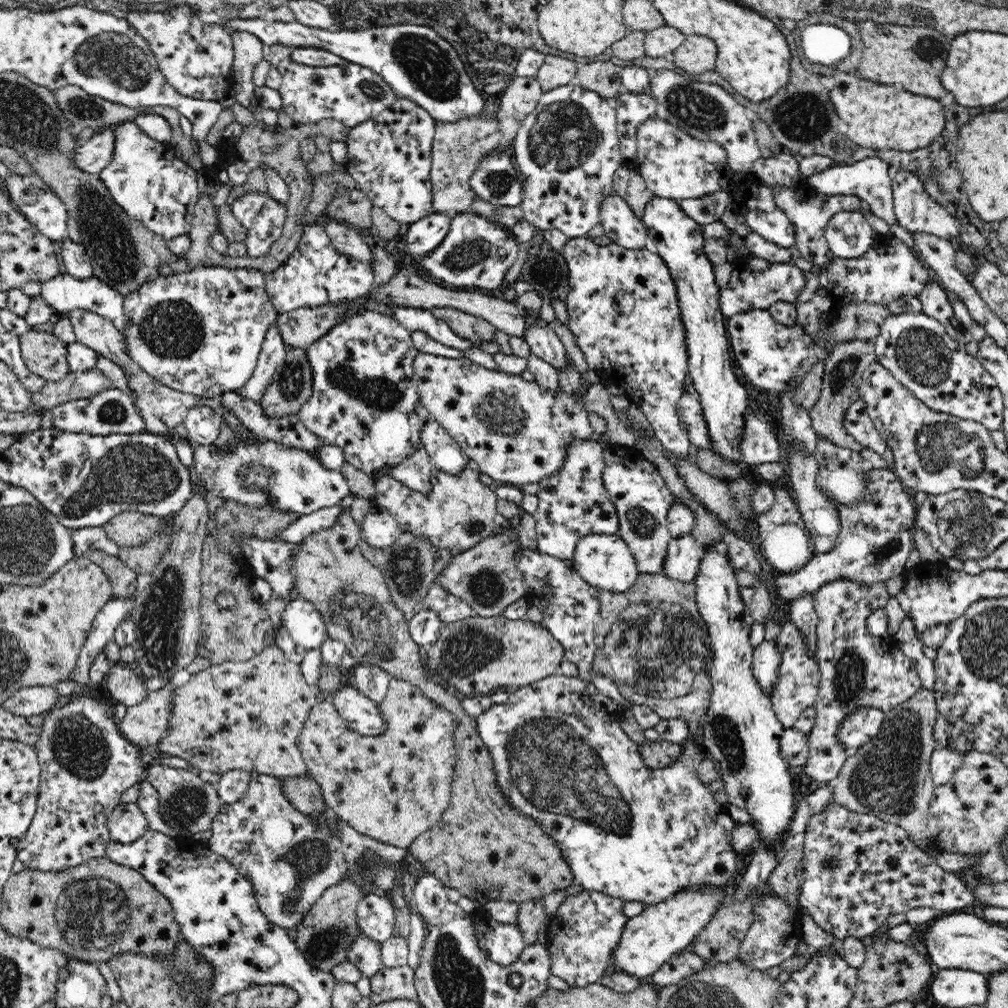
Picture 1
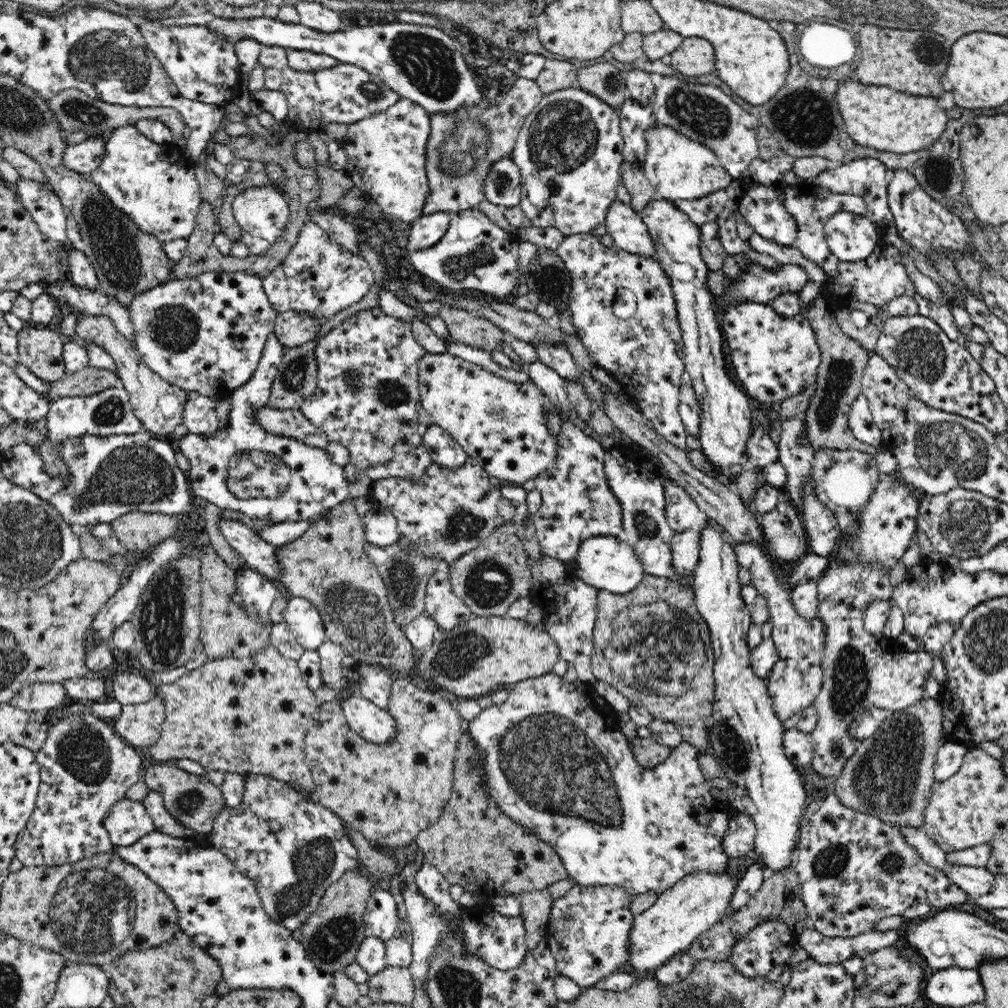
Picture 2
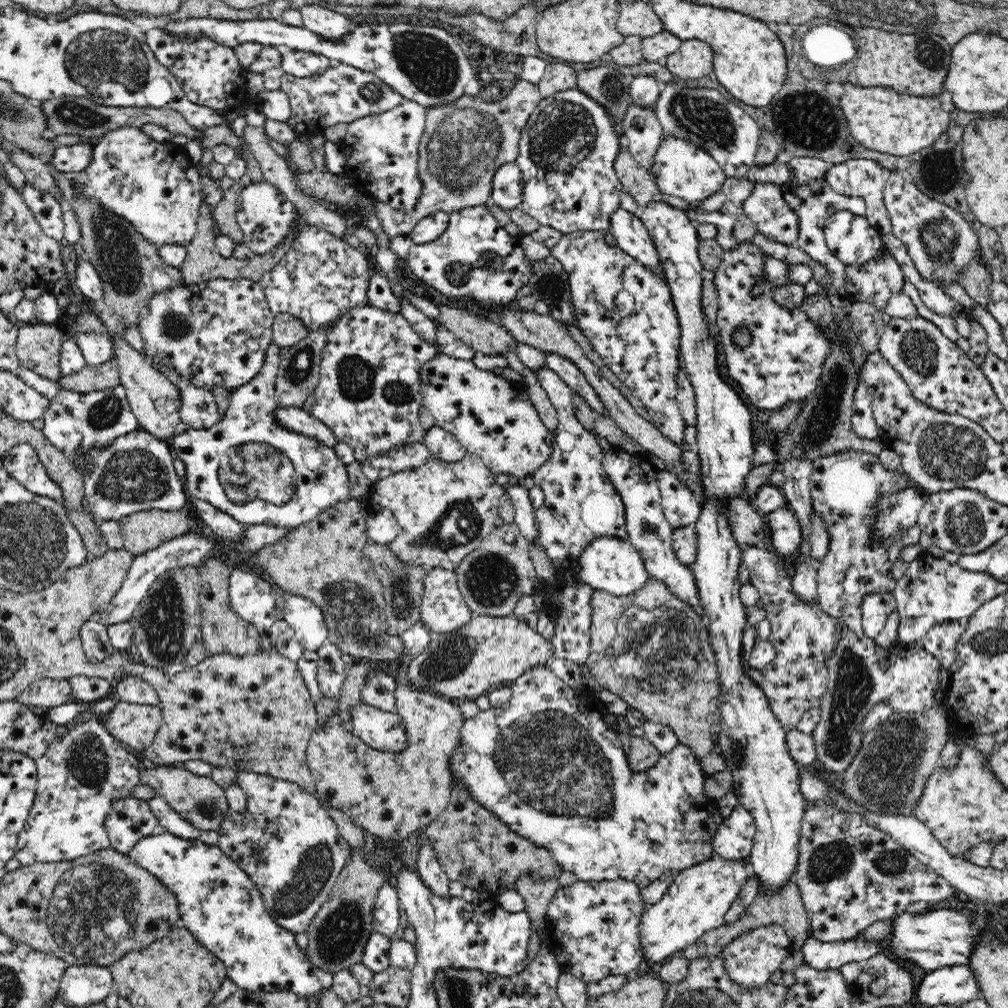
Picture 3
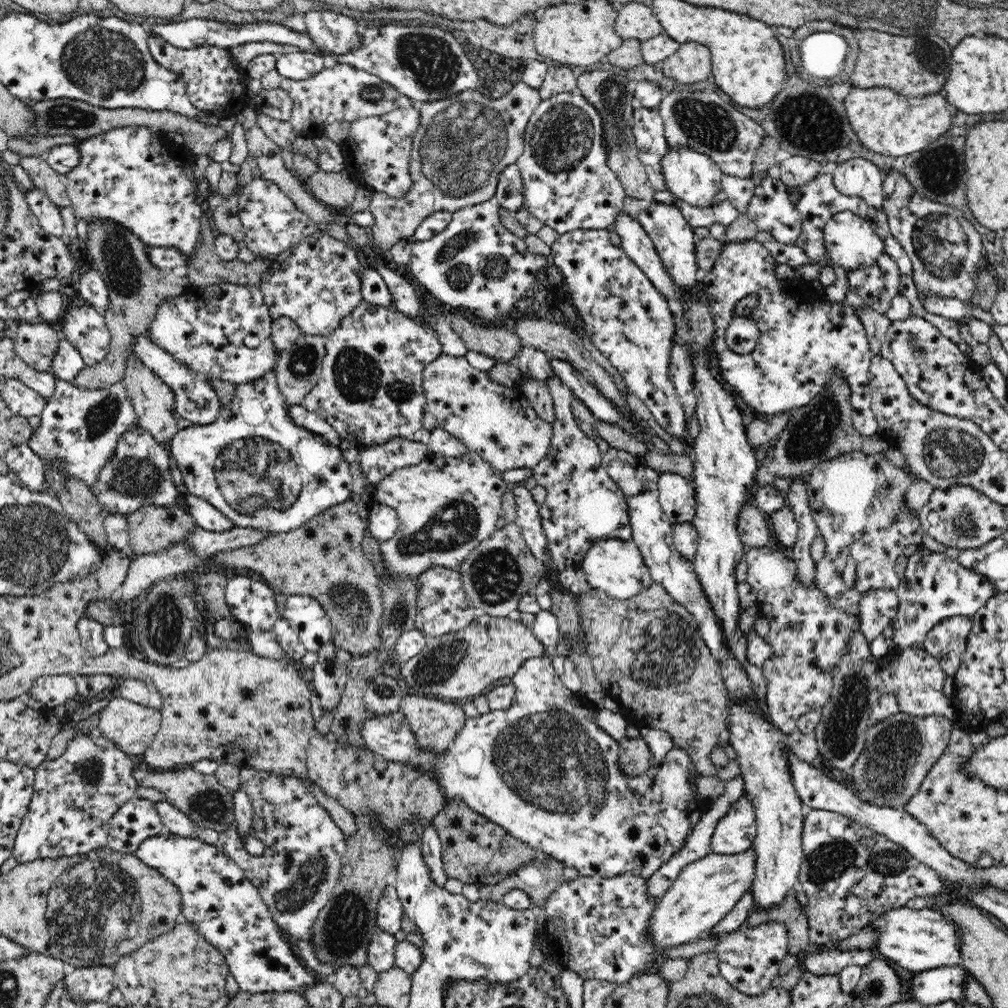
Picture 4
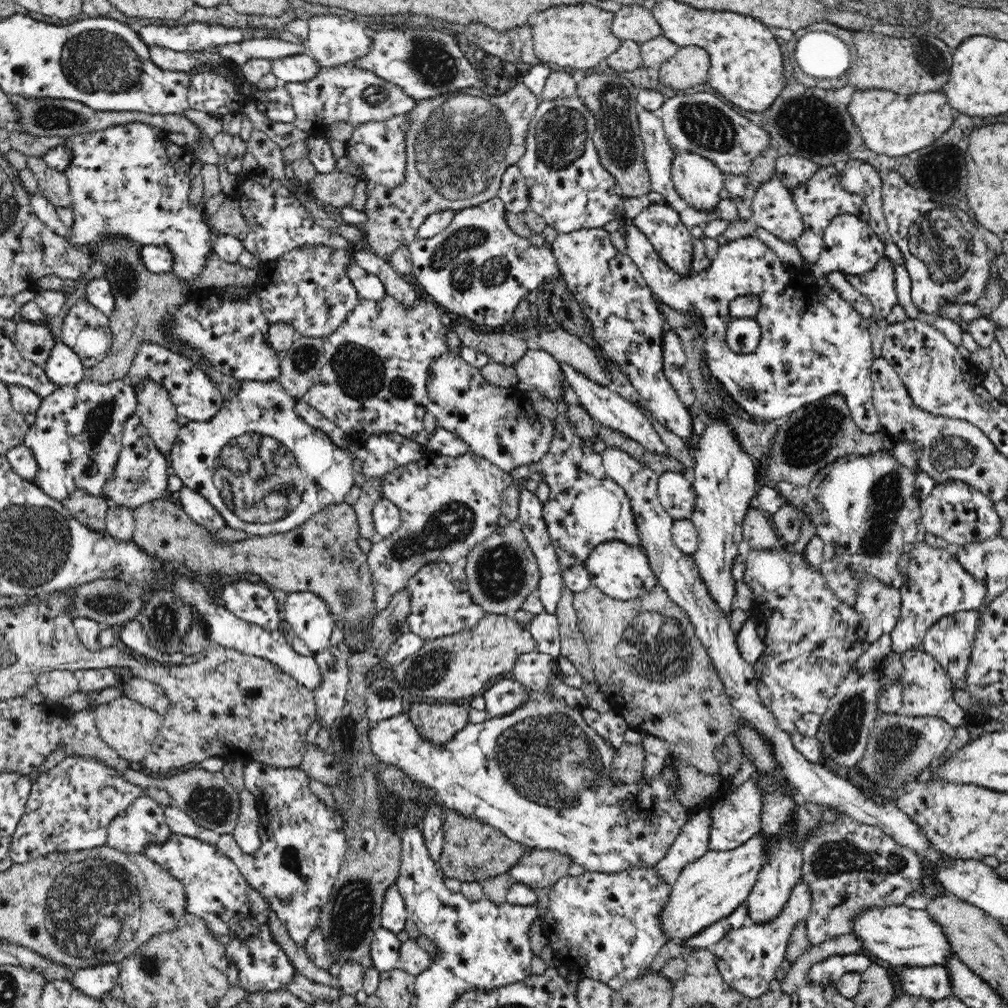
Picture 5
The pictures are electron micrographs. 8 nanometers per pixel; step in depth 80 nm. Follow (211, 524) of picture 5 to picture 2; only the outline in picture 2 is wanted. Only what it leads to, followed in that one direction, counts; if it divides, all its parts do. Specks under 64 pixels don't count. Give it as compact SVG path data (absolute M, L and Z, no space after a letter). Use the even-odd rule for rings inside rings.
M218 516L217 528L222 536L241 555L246 566L256 573L271 580L279 580L278 565L276 565L276 545L270 545L260 539L253 530L243 522Z

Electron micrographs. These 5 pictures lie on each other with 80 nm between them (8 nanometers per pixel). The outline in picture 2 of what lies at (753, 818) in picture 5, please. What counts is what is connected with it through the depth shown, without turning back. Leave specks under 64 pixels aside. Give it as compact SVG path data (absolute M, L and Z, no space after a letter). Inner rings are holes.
M737 812L728 820L728 829L722 838L722 851L728 860L743 858L753 850L757 829L751 816Z

